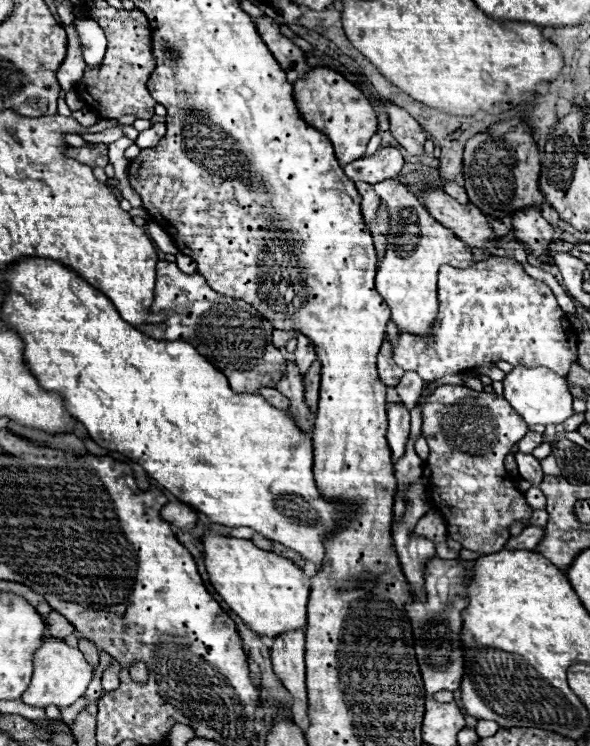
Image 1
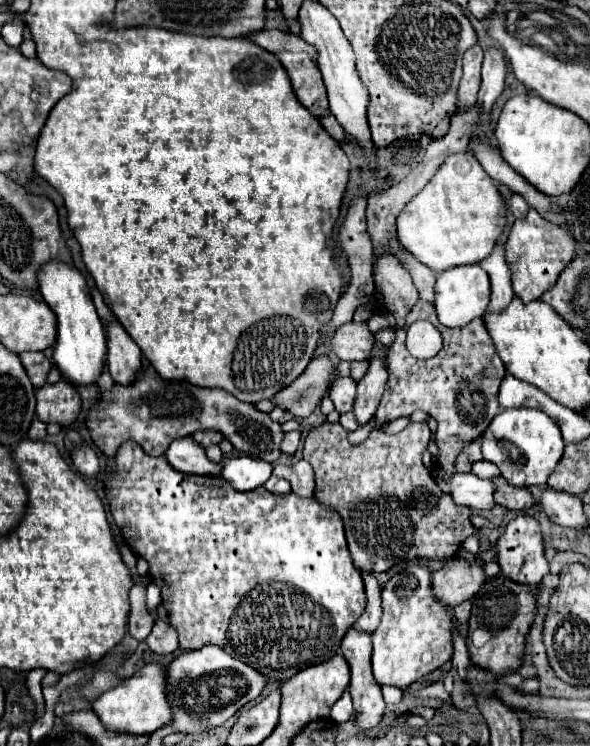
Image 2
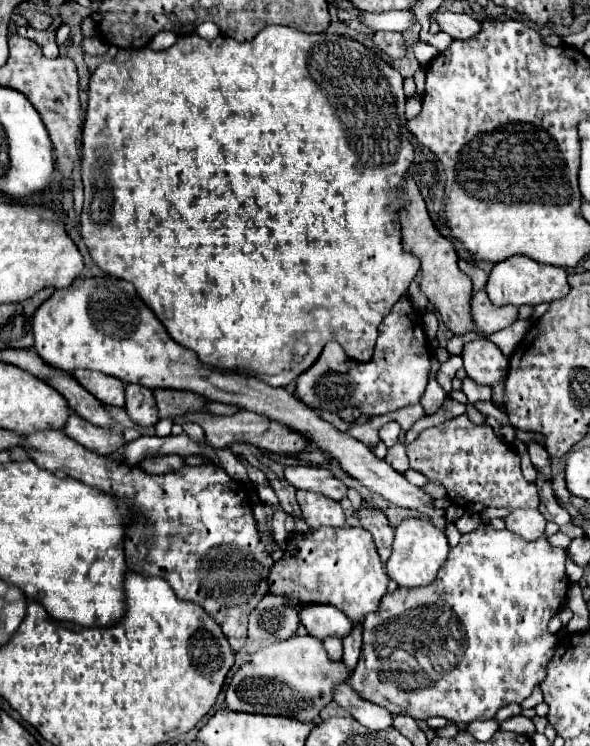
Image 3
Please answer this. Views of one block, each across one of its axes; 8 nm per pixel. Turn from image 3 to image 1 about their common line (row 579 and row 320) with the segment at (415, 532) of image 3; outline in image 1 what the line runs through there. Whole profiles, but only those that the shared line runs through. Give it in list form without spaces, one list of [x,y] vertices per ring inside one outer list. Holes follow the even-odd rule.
[[[382,180],[372,184],[372,188],[388,206],[392,236],[388,238],[386,256],[376,272],[376,290],[390,306],[392,322],[398,330],[428,338],[438,312],[436,282],[440,266],[448,264],[454,268],[468,268],[472,264],[472,252],[454,236],[454,232],[436,222],[420,200],[398,180]]]

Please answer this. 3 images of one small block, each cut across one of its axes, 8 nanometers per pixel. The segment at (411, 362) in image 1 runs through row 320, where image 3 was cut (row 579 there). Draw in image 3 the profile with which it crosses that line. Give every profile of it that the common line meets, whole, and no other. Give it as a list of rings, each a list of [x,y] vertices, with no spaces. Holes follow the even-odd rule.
[[[480,524],[474,532],[462,534],[460,544],[456,548],[450,548],[448,560],[444,562],[436,580],[430,586],[396,588],[394,592],[388,592],[382,598],[376,612],[370,612],[366,616],[362,654],[360,654],[358,666],[354,668],[352,676],[348,678],[348,684],[352,686],[354,692],[360,694],[360,698],[364,698],[372,704],[378,704],[392,714],[404,714],[414,720],[428,720],[432,716],[442,716],[458,726],[466,726],[468,722],[474,722],[474,720],[490,720],[496,716],[496,712],[500,708],[504,708],[512,702],[520,704],[522,700],[526,700],[532,694],[534,686],[538,686],[542,682],[542,678],[546,678],[546,666],[550,664],[550,658],[554,658],[558,638],[554,634],[550,634],[548,622],[560,610],[560,602],[562,602],[562,606],[566,602],[566,590],[570,586],[570,580],[564,570],[564,560],[566,560],[566,552],[562,548],[550,546],[544,536],[534,542],[526,542],[524,538],[518,538],[518,534],[514,534],[510,530],[506,530],[506,528],[496,530],[490,524]]]

